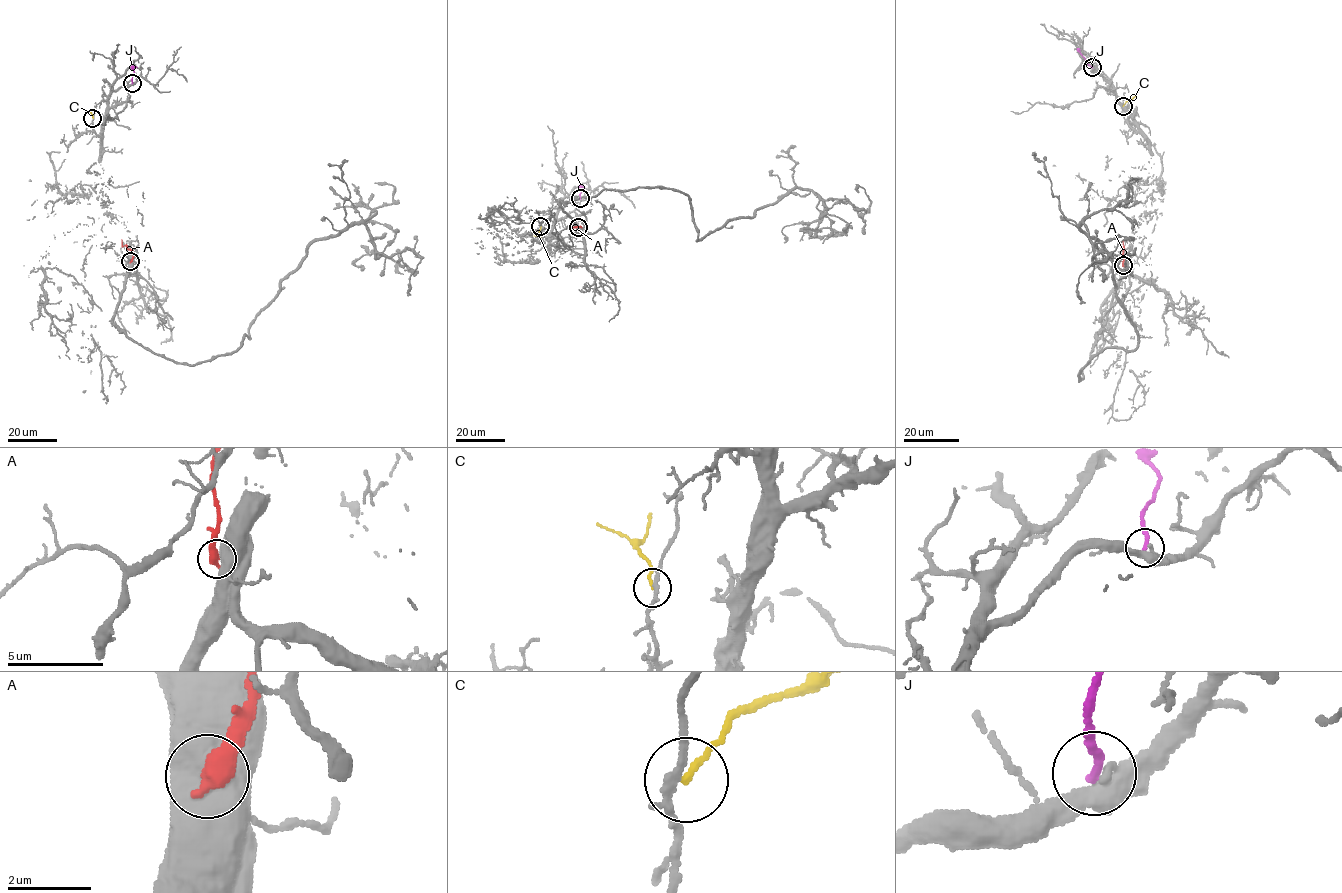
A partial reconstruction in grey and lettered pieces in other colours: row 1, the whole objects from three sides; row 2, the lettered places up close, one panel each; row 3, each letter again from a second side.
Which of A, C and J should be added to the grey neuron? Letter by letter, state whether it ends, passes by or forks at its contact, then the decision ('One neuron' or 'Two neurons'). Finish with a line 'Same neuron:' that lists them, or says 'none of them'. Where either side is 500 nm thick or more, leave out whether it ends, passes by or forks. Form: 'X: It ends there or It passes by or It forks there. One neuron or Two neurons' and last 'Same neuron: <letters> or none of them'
A: Two neurons
C: It ends there. Two neurons
J: It ends there. Two neurons
Same neuron: none of them

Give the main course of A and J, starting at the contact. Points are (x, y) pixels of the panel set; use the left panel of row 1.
A: (131, 261), (133, 252), (122, 246), (121, 239)
J: (132, 83), (133, 69), (137, 67)

